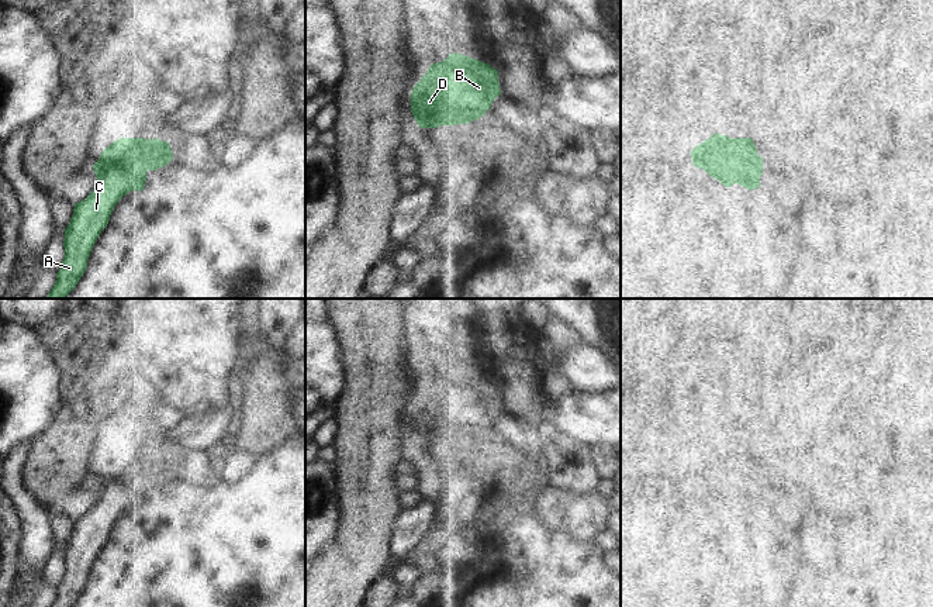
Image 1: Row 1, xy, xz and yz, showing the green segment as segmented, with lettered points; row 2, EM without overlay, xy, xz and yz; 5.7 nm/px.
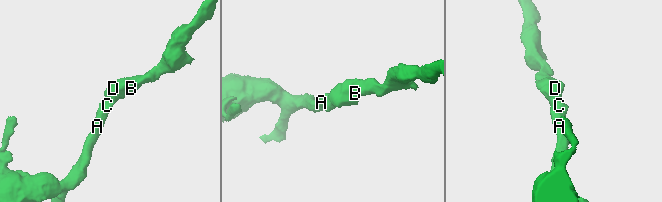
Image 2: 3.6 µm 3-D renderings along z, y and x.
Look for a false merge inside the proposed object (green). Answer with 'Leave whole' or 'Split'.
Leave whole.

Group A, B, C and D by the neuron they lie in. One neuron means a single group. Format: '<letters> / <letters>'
A B C D

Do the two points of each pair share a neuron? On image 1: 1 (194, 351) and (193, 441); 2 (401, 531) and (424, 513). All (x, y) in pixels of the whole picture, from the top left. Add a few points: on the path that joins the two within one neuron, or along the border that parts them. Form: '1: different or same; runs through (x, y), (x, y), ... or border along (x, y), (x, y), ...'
1: different; border along (225, 409), (172, 418)
2: same; runs through (407, 530), (418, 518)

